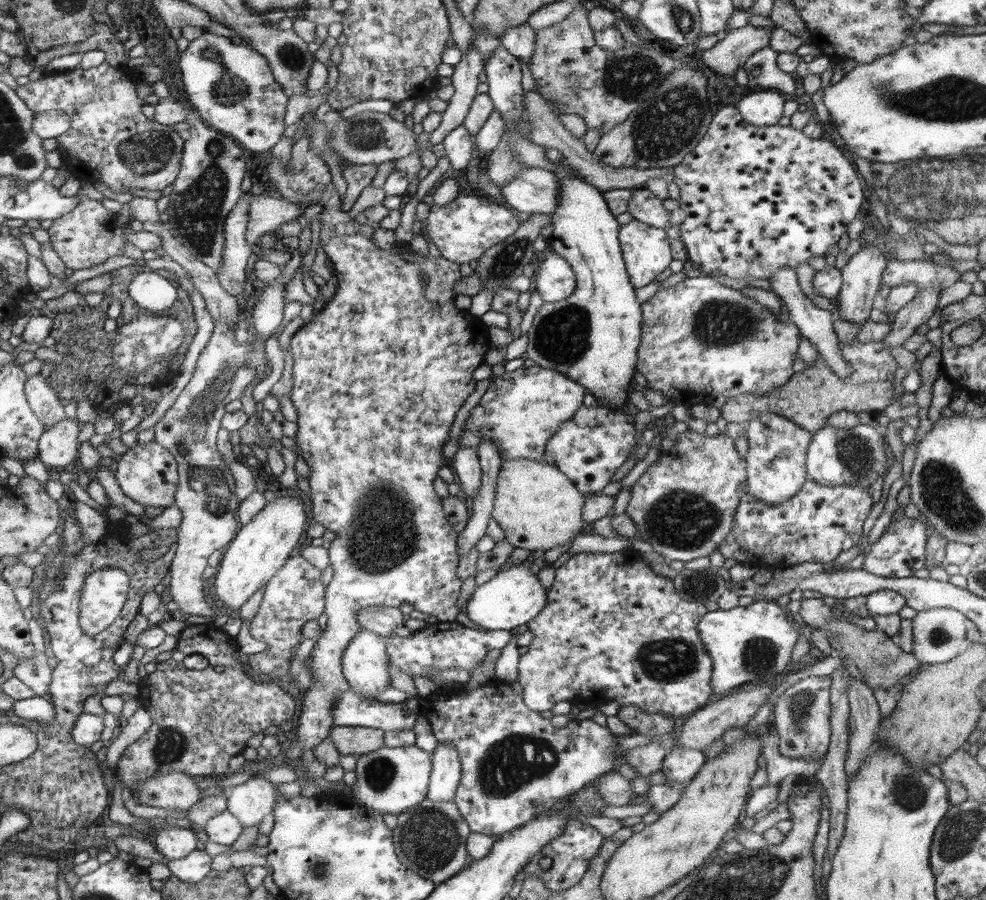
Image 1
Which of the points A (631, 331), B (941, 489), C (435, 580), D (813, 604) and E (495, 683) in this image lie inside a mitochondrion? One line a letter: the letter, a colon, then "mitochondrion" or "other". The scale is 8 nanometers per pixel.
A: other
B: mitochondrion
C: other
D: other
E: other

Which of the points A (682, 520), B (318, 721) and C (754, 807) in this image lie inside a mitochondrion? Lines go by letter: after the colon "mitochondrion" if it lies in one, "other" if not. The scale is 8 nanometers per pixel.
A: mitochondrion
B: other
C: other

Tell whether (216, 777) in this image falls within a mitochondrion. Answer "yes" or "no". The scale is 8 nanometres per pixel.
no

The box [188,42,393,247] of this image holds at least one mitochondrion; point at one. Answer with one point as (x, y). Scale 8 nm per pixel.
(364, 133)

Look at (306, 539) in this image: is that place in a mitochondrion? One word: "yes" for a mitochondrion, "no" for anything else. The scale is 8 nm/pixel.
no

